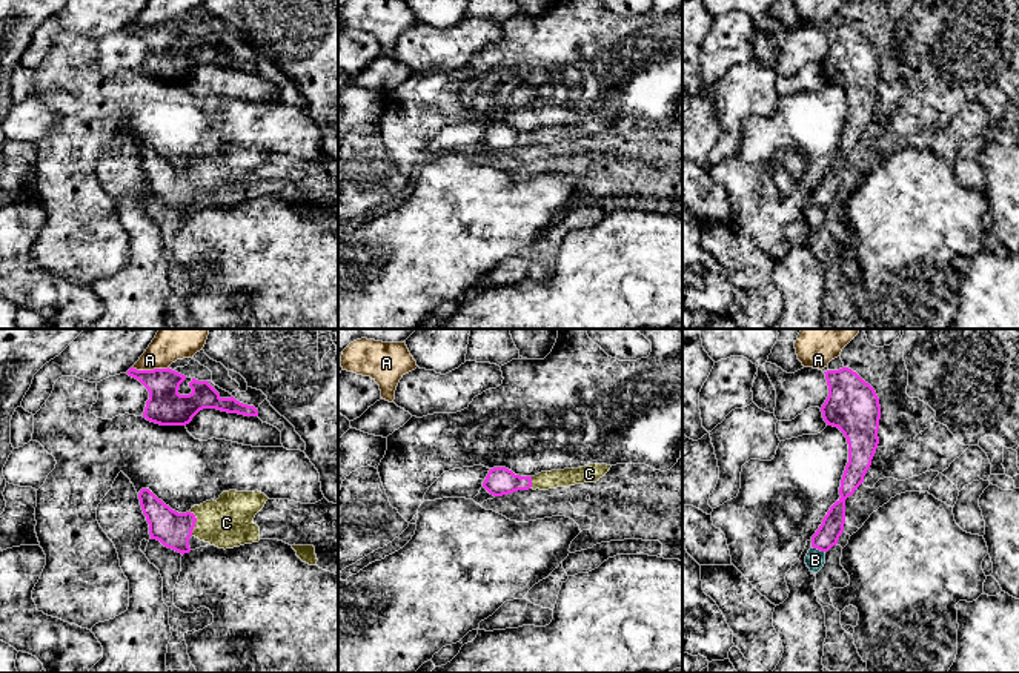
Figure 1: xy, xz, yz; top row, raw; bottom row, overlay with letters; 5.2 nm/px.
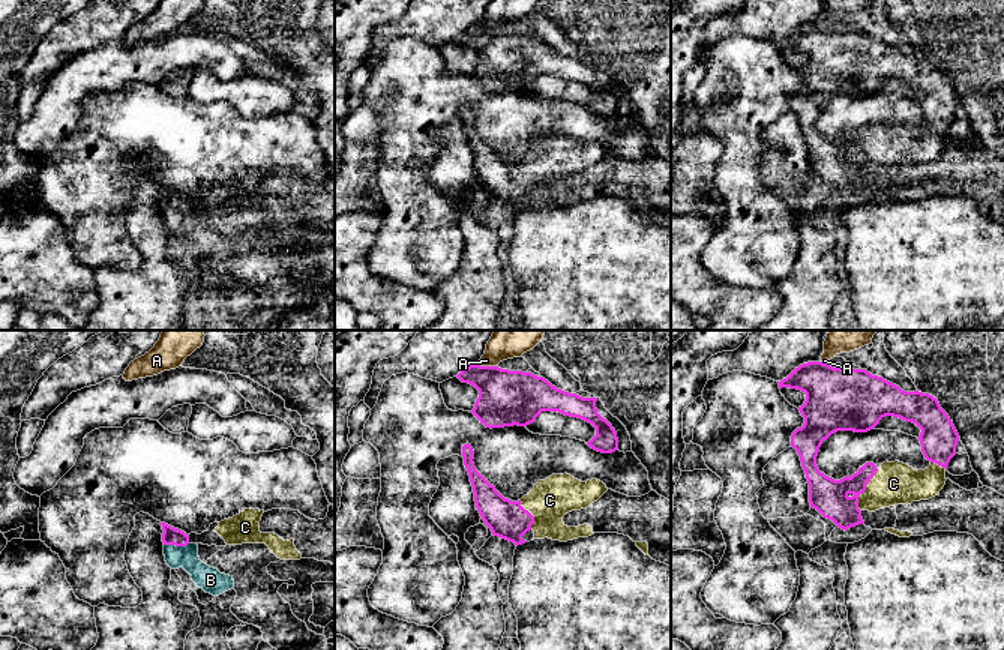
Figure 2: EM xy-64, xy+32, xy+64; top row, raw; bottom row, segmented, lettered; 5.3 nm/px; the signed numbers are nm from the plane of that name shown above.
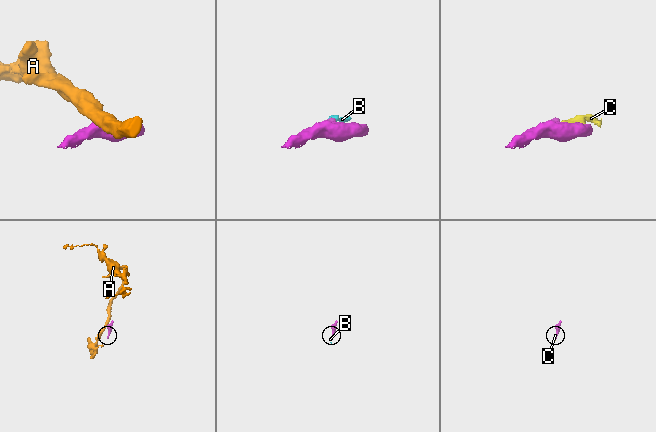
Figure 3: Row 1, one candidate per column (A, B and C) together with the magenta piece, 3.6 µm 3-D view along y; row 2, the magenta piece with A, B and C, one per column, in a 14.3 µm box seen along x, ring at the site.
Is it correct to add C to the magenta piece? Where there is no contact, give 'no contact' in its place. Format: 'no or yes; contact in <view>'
yes; contact in xy

